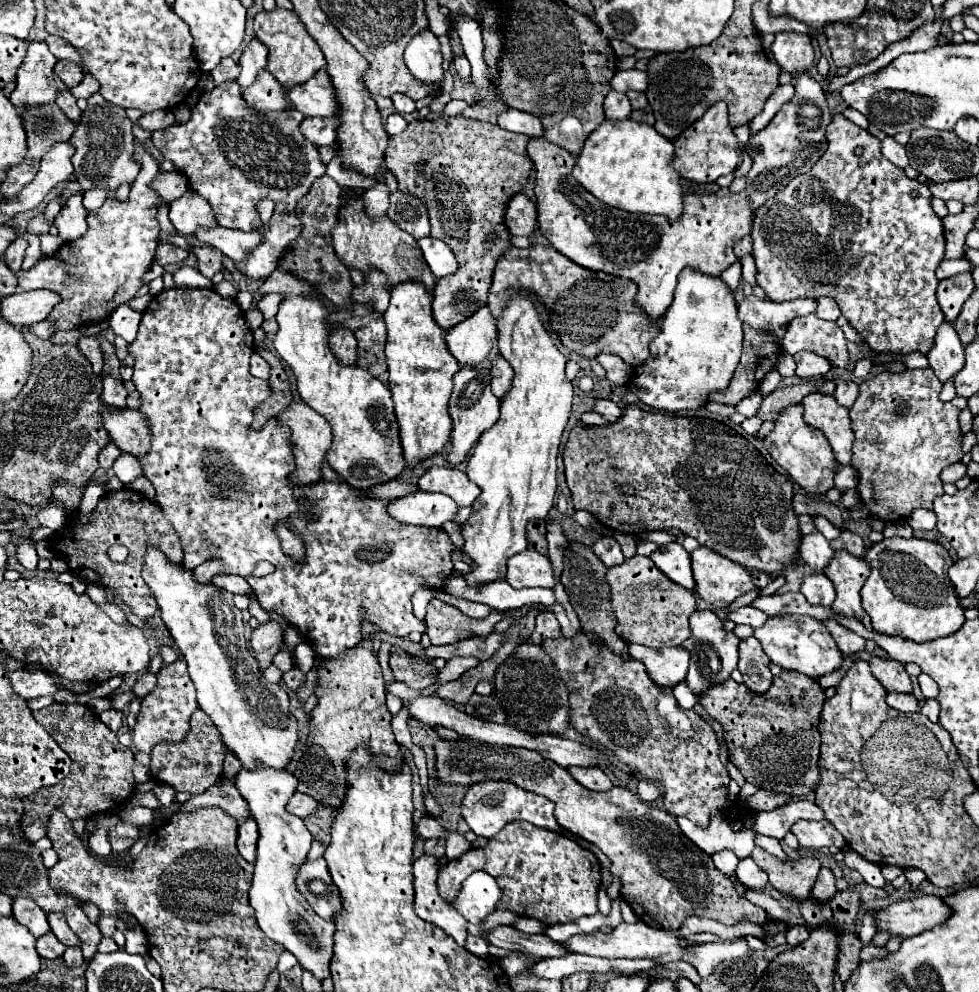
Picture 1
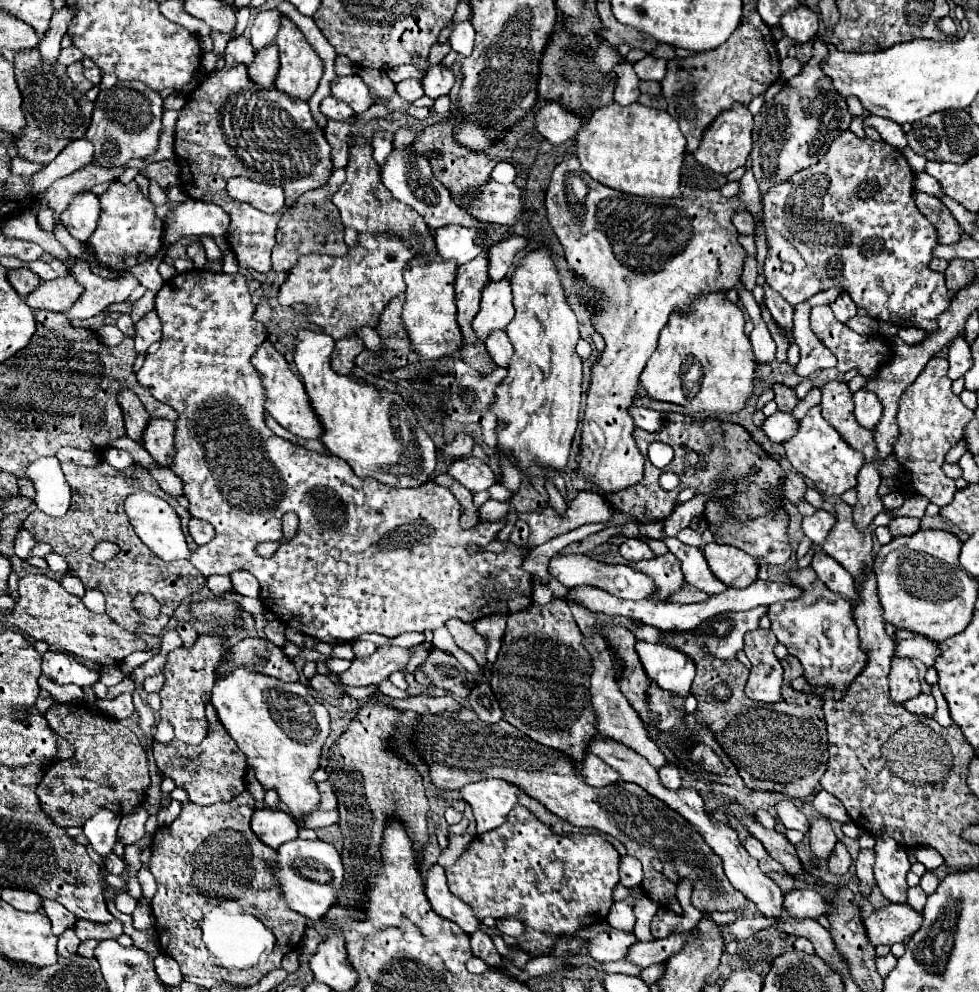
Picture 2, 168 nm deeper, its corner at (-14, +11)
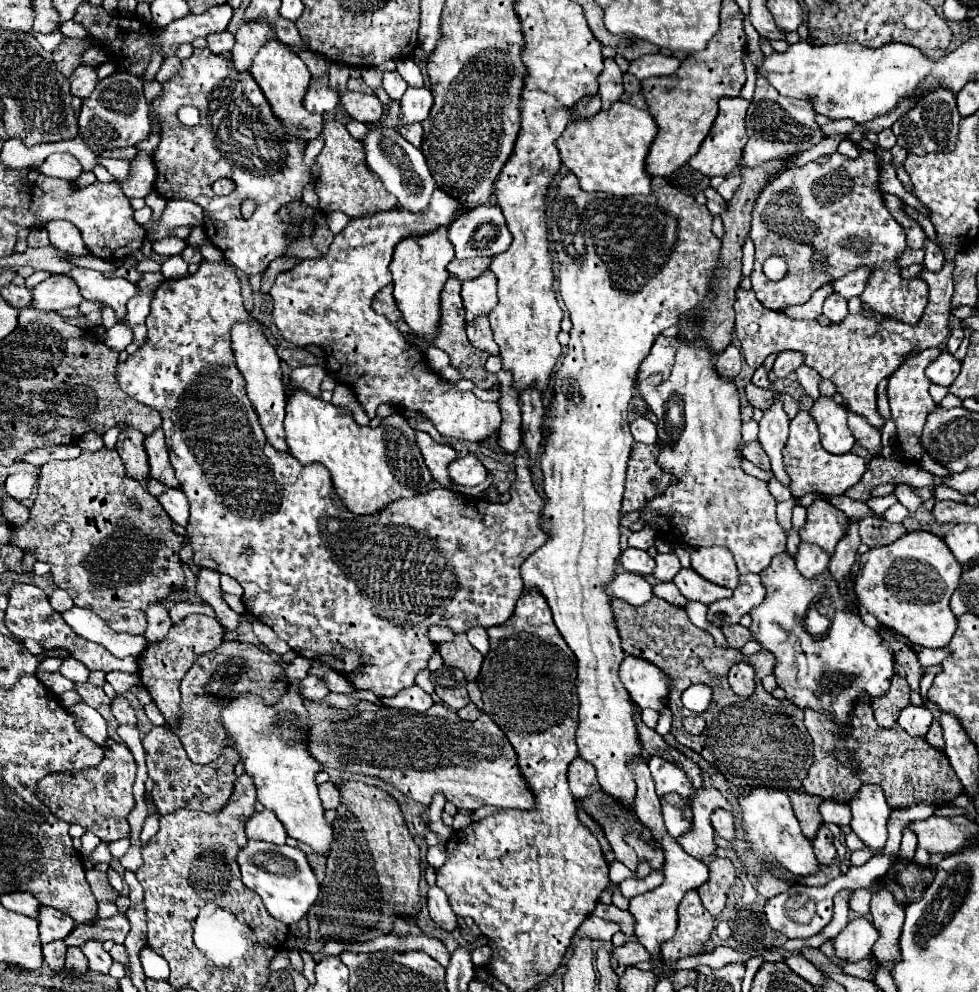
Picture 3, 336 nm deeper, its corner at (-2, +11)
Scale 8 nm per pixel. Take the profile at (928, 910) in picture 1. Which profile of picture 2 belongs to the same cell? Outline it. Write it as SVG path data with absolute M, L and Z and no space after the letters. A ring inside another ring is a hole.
M888 904L864 918L866 936L872 946L892 946L914 934L922 924L922 914L916 914L908 904Z

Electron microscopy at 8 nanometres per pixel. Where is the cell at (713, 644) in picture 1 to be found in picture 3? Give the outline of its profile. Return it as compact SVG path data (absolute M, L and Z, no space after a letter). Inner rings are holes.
M744 574L740 576L740 584L734 590L732 598L718 600L708 606L708 618L714 626L736 624L744 614L748 614L754 606L762 604L764 600L764 586L758 574Z

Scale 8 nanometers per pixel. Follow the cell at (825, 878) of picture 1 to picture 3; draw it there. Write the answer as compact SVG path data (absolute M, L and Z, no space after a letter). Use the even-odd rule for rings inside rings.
M822 826L818 830L818 836L812 840L812 846L814 846L816 860L820 864L832 864L832 860L836 858L836 848L834 848L834 842L832 842L832 834L826 826Z

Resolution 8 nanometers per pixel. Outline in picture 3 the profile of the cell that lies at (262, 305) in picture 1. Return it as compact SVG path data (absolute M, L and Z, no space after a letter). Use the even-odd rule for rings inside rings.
M436 188L428 210L424 210L422 214L410 214L406 210L396 208L392 212L378 212L378 214L364 216L358 220L350 220L348 226L340 234L334 236L326 256L322 256L318 260L300 260L294 268L280 272L272 290L270 290L270 296L274 302L272 316L274 316L274 322L280 330L280 334L288 342L298 344L298 346L318 344L320 348L324 348L330 374L336 378L336 382L350 384L356 390L358 402L364 406L364 410L370 418L376 416L376 408L382 402L396 402L398 406L408 410L412 416L416 412L424 414L424 418L432 420L436 430L444 436L482 442L490 434L496 434L502 424L498 404L496 402L482 402L472 392L458 392L452 384L442 382L430 370L426 356L422 356L420 348L416 348L414 344L406 344L406 340L398 332L398 328L394 328L394 324L390 324L384 316L378 316L370 306L374 294L392 282L389 266L392 252L400 240L410 238L410 236L426 236L426 234L438 230L440 226L452 224L454 220L458 220L458 216L466 216L466 212L472 212L472 208L466 208L462 204L462 200L458 200L456 196L450 196L450 192Z

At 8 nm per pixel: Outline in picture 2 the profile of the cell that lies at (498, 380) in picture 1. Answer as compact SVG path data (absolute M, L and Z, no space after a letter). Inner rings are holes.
M492 330L492 332L488 334L488 338L484 340L484 344L486 344L488 354L494 358L496 366L506 368L506 366L508 366L510 356L514 354L512 344L510 344L510 340L508 340L506 332L504 332L504 330Z

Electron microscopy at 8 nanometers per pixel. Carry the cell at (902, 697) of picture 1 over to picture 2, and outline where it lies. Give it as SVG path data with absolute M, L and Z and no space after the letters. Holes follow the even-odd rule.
M920 694L916 696L914 700L908 700L904 704L904 708L910 712L910 714L916 714L920 718L932 718L934 712L936 712L936 702L932 696L926 696L926 694Z

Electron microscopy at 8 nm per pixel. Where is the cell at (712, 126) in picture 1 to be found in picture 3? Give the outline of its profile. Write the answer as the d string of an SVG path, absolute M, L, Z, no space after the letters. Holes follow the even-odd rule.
M740 96L738 98L720 98L718 118L712 124L710 134L704 138L698 154L688 160L688 164L694 170L706 174L708 178L712 178L712 176L728 176L740 164L742 148L748 142L748 134L746 134L746 128L744 128L746 108L748 108L748 100L744 100Z

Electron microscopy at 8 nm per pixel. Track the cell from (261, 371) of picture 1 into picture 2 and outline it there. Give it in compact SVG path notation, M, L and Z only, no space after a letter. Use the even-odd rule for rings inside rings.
M270 340L262 342L258 346L258 350L252 354L252 366L256 368L256 372L262 378L262 386L266 388L266 402L264 402L264 410L286 430L290 430L292 434L300 436L300 438L320 438L322 434L322 426L316 418L316 414L310 410L310 402L304 384L294 372L290 370L286 358L274 348L274 344Z

